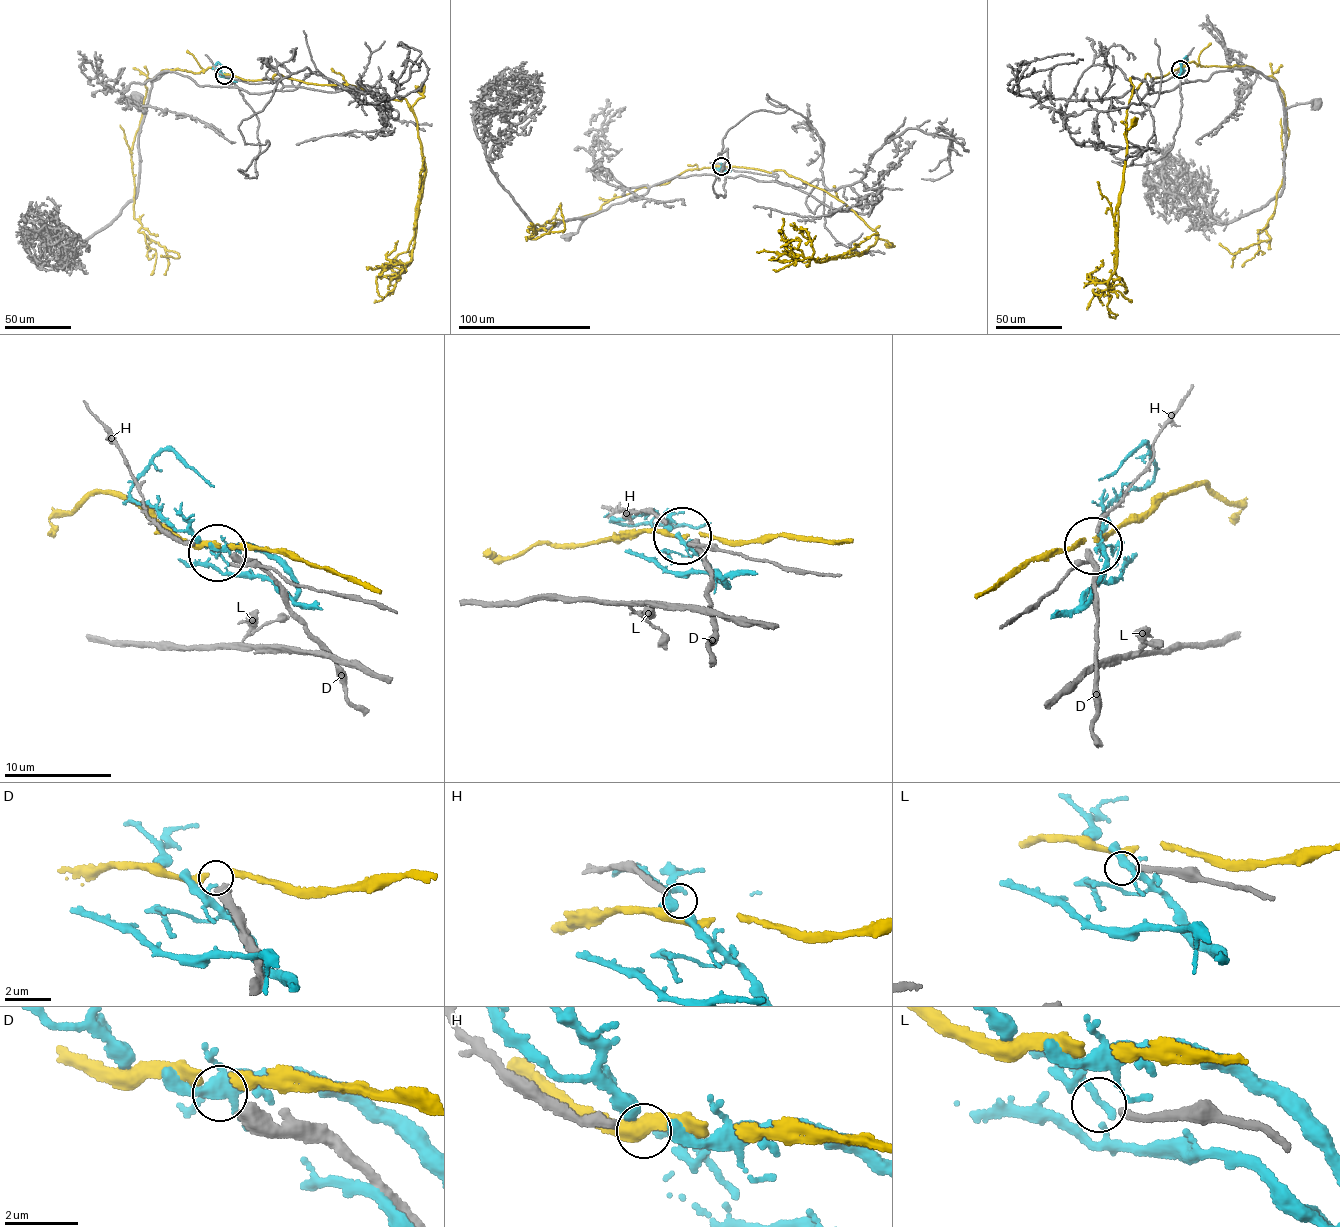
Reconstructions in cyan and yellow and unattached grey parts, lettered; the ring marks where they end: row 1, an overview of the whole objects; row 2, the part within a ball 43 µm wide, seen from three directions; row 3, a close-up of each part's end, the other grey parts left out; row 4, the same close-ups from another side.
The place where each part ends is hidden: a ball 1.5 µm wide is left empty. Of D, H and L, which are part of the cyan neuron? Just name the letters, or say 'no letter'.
H

